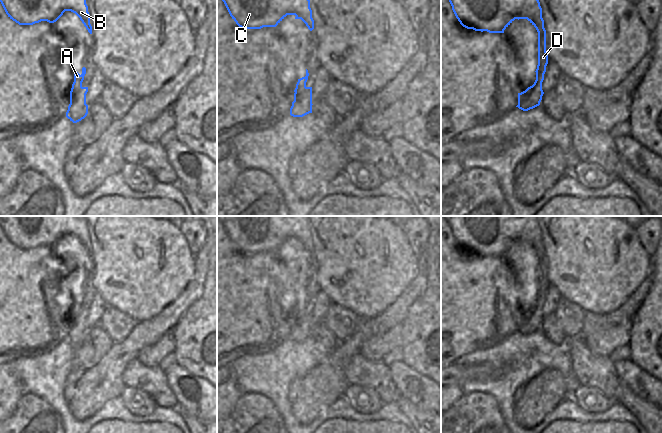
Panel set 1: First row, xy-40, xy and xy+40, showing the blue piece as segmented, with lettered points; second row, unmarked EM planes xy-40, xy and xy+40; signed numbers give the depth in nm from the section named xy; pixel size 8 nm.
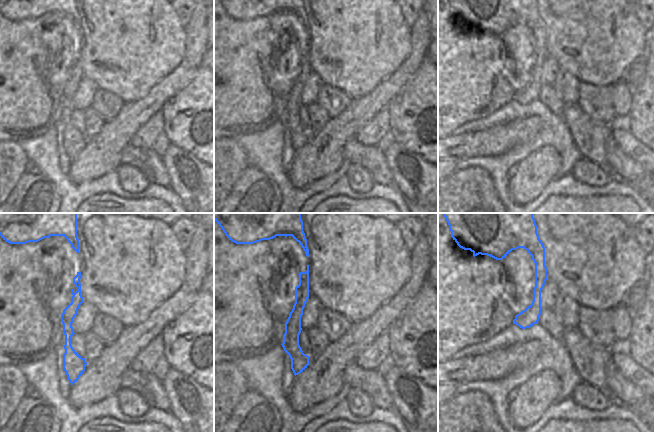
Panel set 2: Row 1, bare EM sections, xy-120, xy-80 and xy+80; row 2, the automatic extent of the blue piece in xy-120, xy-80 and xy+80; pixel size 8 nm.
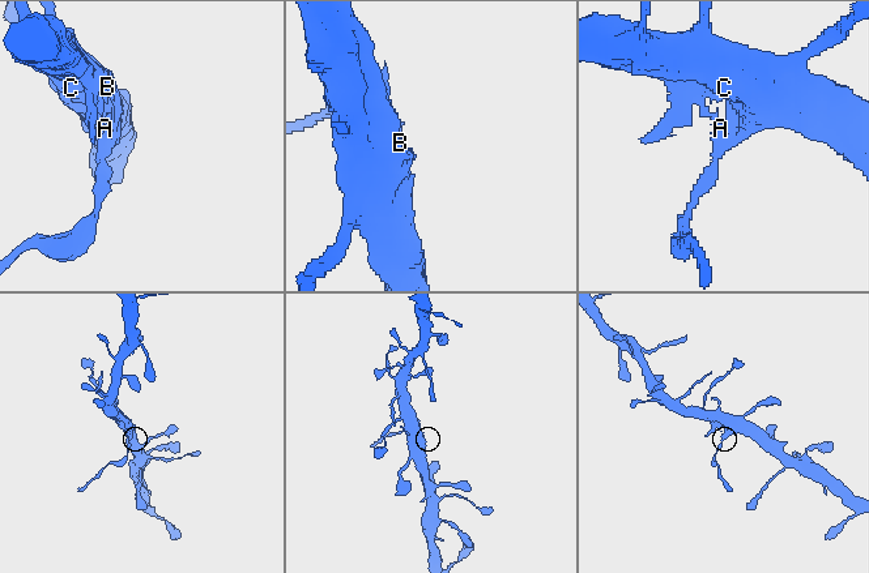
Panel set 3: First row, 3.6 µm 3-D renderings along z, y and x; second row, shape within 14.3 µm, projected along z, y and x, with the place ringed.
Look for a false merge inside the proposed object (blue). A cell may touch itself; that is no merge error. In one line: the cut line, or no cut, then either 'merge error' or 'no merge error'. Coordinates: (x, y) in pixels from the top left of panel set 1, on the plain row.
xy-40 (81, 310), (79, 318), (80, 331), (87, 333) | merge error

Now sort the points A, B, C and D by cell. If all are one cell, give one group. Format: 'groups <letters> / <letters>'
groups A / B C D

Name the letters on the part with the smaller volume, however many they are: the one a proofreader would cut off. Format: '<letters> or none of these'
A

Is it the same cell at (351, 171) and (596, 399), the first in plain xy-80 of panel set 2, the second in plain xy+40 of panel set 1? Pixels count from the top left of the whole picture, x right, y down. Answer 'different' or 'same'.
same

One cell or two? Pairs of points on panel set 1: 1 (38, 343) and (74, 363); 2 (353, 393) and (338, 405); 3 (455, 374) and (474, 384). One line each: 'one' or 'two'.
1: two
2: two
3: two

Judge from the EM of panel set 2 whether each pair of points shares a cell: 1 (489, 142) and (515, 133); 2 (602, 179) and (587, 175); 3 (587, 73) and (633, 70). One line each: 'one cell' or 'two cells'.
1: one cell
2: one cell
3: two cells

